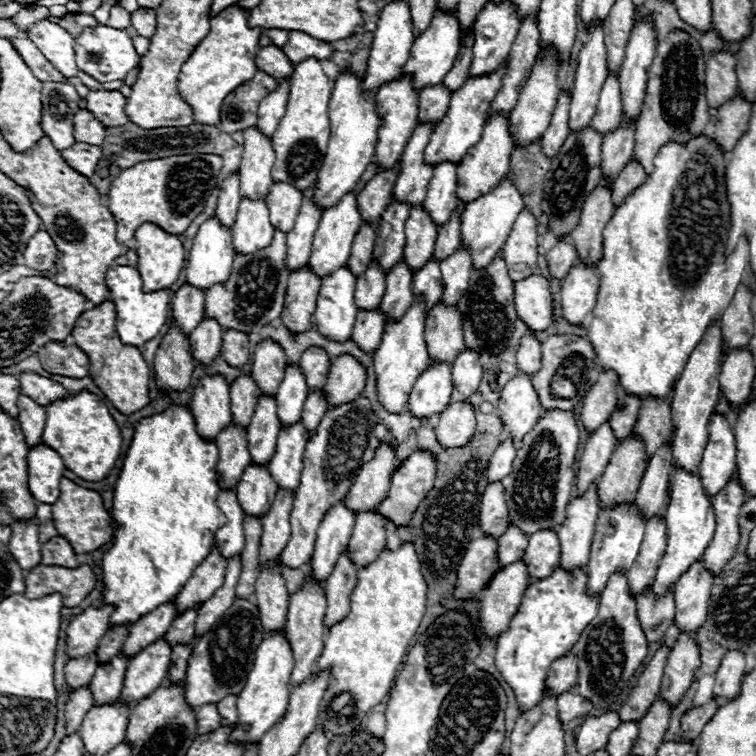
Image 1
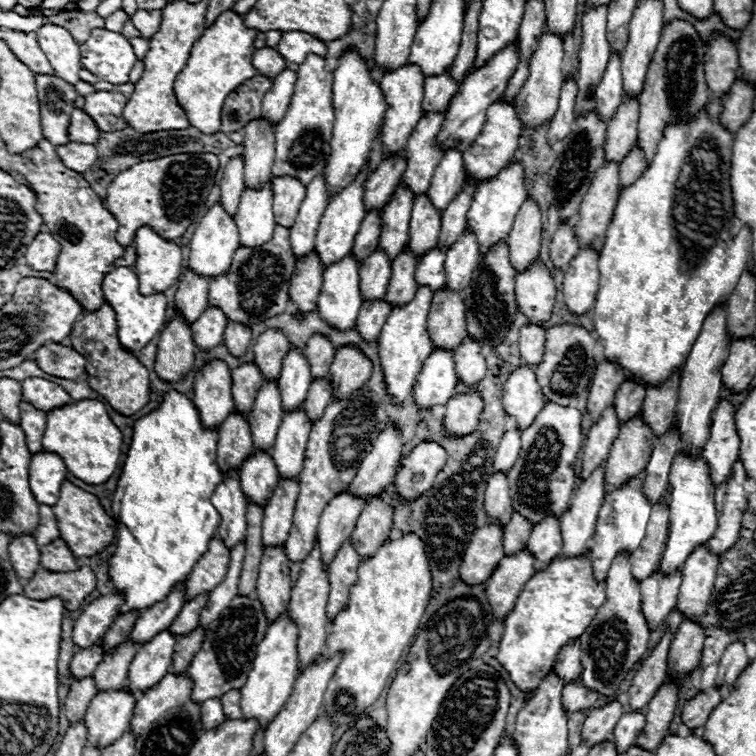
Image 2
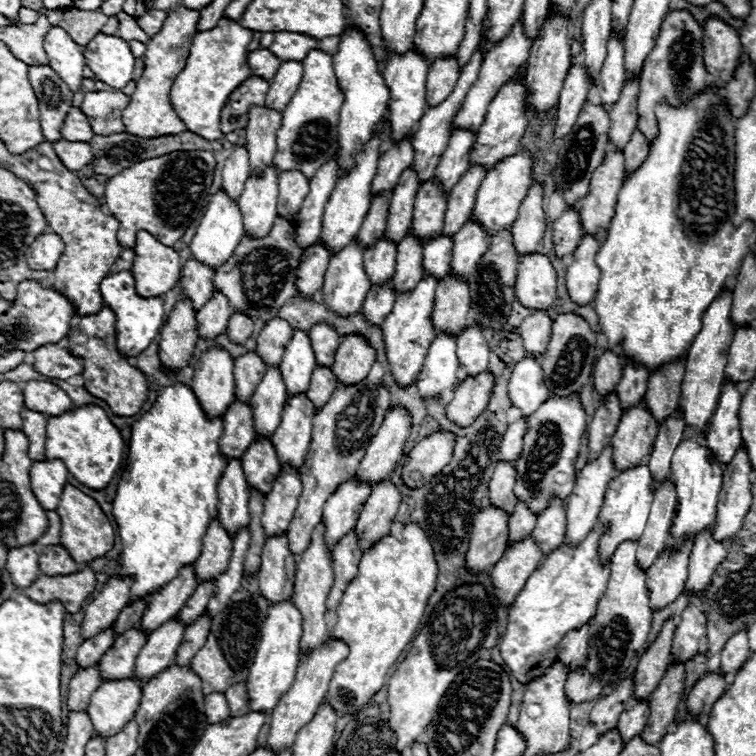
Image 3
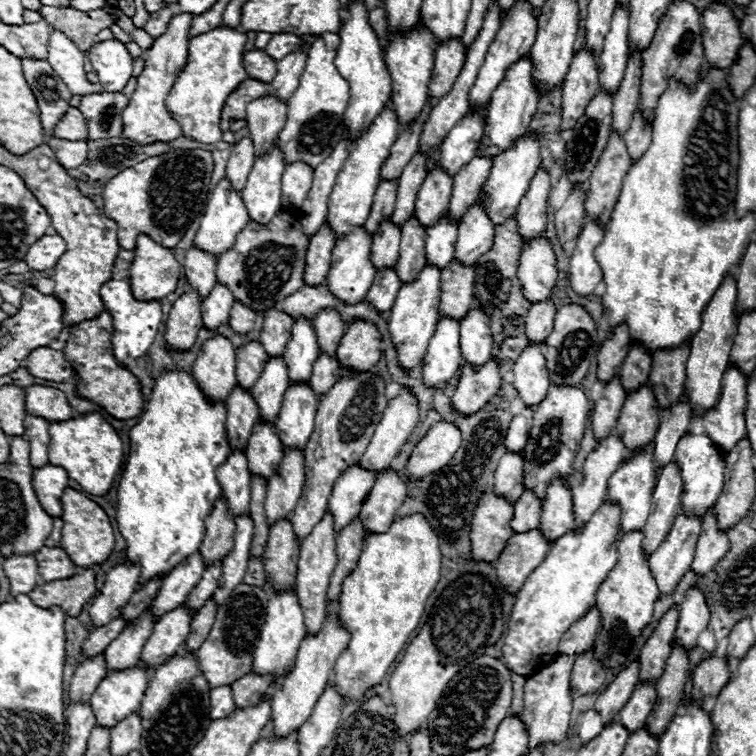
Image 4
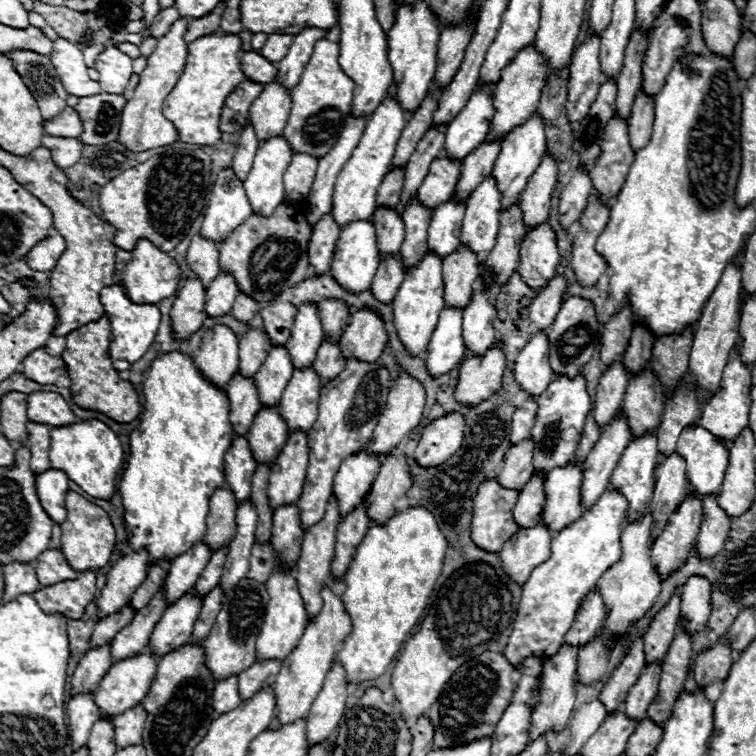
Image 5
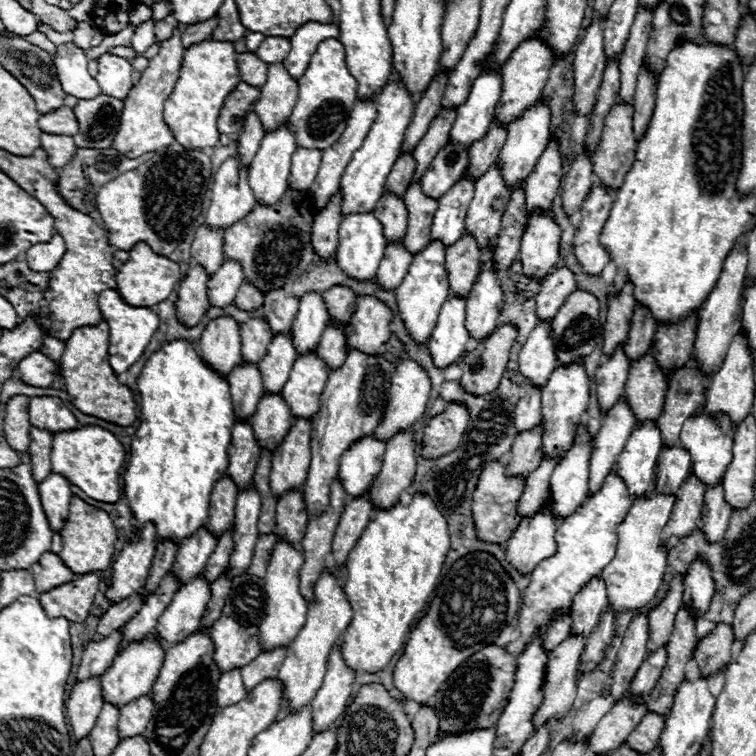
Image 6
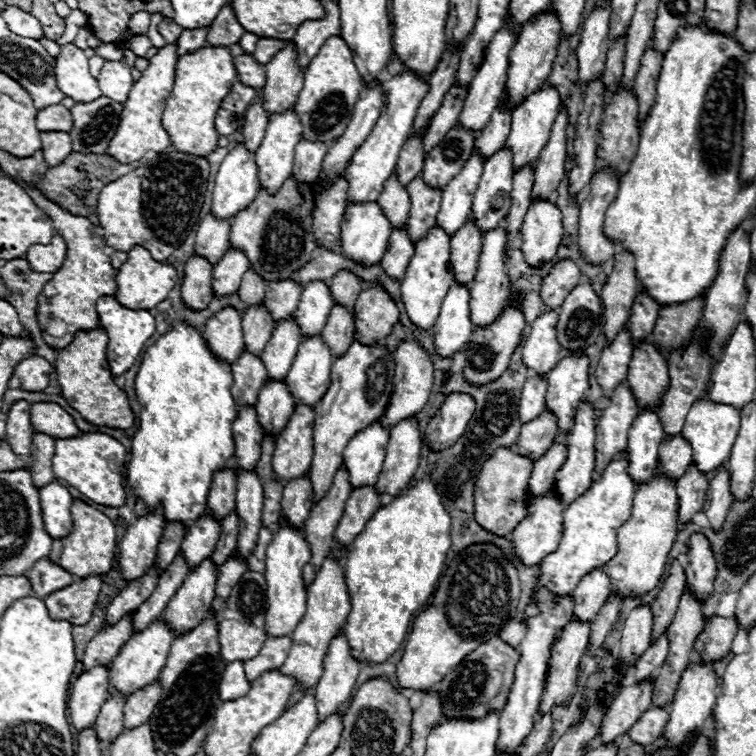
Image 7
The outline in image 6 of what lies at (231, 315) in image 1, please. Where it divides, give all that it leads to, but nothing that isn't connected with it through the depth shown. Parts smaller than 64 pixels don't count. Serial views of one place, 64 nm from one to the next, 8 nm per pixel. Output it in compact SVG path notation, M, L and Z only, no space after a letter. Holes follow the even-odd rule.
M286 188L286 194L274 206L254 204L252 212L246 214L238 224L226 228L224 254L228 260L240 260L244 276L254 282L262 292L284 286L288 280L300 276L312 266L314 248L310 242L310 228L314 218L314 206L308 192Z

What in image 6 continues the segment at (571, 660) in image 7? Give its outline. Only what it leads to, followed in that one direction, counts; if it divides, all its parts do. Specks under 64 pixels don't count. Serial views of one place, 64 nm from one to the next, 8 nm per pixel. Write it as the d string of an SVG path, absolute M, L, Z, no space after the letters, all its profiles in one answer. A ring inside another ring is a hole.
M570 634L570 636L566 638L566 642L558 644L558 646L548 654L546 676L544 676L544 686L542 686L544 700L542 700L540 708L536 710L536 714L534 714L534 718L532 718L534 728L540 728L542 722L548 722L548 720L552 720L552 718L564 718L564 716L568 714L568 710L572 708L572 702L574 702L574 698L576 698L578 664L580 664L580 656L582 656L584 644L586 644L586 638L584 638L582 634L578 634L578 636Z

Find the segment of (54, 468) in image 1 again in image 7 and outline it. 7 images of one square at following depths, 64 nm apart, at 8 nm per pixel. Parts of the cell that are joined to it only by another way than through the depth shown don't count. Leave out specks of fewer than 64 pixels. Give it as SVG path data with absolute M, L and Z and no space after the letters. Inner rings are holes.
M52 482L44 488L40 488L39 492L42 516L46 518L46 532L58 540L66 538L66 534L72 532L72 514L70 514L72 496L70 496L70 492L58 482Z

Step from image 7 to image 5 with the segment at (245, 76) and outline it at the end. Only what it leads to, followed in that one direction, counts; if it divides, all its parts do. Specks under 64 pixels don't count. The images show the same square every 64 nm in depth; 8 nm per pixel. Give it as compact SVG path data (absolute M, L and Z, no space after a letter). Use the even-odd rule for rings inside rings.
M240 52L240 66L242 66L242 72L246 74L246 80L250 82L258 82L258 84L266 84L266 82L272 82L274 80L274 74L276 74L276 68L266 60L262 58L258 52Z

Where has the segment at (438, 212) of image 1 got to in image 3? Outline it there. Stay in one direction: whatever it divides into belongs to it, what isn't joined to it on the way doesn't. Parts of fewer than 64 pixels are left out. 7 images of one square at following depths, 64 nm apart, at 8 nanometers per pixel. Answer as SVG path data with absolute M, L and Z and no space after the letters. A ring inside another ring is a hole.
M454 130L448 144L446 144L446 150L442 152L442 158L440 158L440 164L436 168L436 178L442 180L442 186L446 188L446 194L450 194L452 186L460 180L460 176L468 170L470 166L470 150L476 142L476 132L470 132L470 130Z

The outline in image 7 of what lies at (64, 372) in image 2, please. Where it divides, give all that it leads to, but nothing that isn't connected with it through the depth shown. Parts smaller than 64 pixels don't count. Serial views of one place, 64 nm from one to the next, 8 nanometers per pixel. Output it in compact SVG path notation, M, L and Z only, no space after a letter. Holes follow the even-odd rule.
M32 356L28 360L22 360L16 370L14 376L20 378L20 388L26 392L42 392L48 386L48 374L50 374L52 366L40 358L40 356Z

